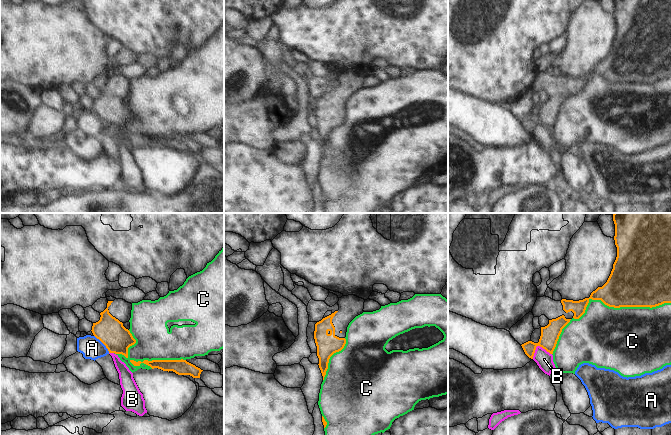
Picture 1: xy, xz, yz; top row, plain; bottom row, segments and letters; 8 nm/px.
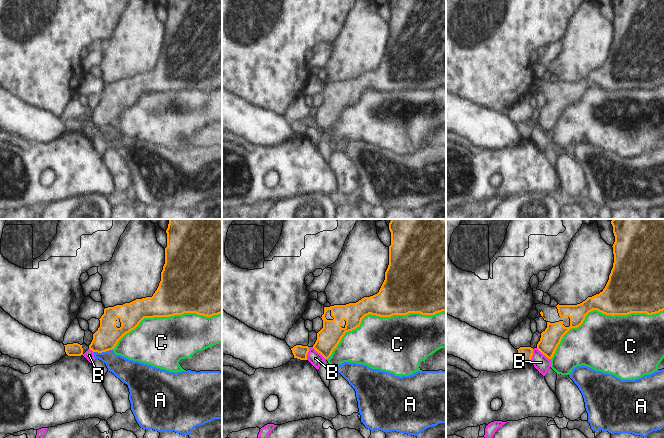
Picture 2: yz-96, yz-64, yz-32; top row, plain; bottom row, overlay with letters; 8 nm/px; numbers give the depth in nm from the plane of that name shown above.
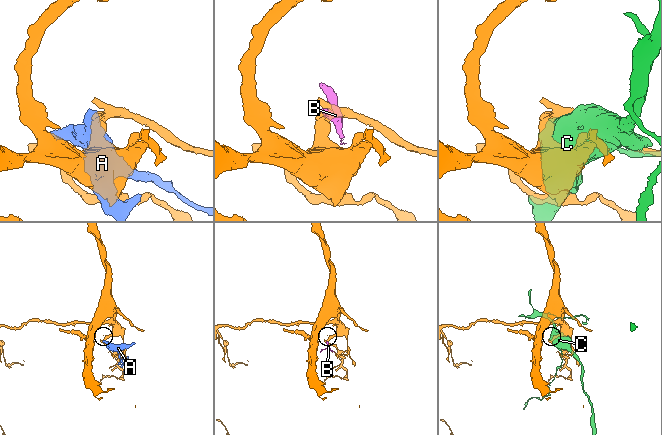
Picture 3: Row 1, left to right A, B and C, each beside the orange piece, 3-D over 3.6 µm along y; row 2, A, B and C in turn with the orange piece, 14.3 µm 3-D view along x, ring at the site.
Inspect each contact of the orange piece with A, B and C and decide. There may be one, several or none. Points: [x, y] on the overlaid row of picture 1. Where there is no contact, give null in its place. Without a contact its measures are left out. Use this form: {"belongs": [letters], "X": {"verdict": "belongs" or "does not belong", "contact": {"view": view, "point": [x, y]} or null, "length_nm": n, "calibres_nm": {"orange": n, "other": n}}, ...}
{"belongs": [], "A": {"verdict": "does not belong", "contact": {"view": "xy", "point": [103, 343]}, "length_nm": 190, "calibres_nm": {"orange": 220, "other": 180}}, "B": {"verdict": "does not belong", "contact": {"view": "yz", "point": [538, 345]}, "length_nm": 170, "calibres_nm": {"orange": 150, "other": 140}}, "C": {"verdict": "does not belong", "contact": {"view": "yz", "point": [618, 307]}, "length_nm": 800, "calibres_nm": {"orange": 420, "other": 500}}}

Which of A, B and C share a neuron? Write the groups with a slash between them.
A / B / C

